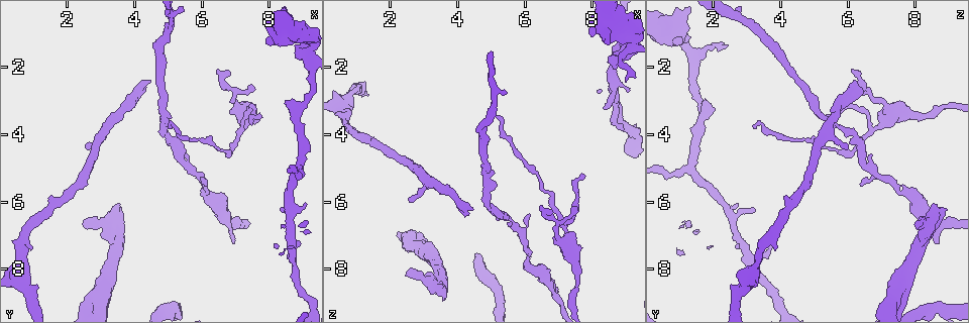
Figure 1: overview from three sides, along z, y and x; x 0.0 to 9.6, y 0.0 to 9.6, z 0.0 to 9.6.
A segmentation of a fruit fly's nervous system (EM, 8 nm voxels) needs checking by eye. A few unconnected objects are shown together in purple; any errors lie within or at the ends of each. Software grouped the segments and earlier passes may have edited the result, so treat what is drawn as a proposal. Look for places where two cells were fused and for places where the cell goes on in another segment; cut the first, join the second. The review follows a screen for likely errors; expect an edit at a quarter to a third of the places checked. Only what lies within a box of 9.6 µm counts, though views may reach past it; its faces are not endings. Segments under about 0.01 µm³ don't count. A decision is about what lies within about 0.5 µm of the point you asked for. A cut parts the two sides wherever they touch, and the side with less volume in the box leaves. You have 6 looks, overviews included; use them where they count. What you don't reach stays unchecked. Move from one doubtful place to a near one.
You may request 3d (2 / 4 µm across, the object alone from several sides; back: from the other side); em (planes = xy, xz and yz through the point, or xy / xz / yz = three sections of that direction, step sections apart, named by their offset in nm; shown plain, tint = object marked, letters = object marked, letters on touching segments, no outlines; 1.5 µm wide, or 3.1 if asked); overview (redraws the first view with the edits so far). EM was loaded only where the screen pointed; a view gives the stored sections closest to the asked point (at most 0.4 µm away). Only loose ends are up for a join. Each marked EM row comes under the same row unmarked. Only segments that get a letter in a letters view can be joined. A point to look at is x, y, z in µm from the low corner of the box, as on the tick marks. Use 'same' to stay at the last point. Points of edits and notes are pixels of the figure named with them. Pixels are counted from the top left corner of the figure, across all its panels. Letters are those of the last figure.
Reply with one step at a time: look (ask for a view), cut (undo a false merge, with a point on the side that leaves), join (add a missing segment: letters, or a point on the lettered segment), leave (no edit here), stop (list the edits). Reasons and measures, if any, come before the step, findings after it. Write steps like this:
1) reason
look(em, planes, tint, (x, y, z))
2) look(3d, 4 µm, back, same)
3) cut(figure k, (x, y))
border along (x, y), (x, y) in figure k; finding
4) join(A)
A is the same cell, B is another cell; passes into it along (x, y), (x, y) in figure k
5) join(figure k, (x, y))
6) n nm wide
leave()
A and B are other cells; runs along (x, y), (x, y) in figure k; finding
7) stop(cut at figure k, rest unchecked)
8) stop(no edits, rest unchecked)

free end
look(3d, 4 µm, (8.45, 3.10, 1.90))

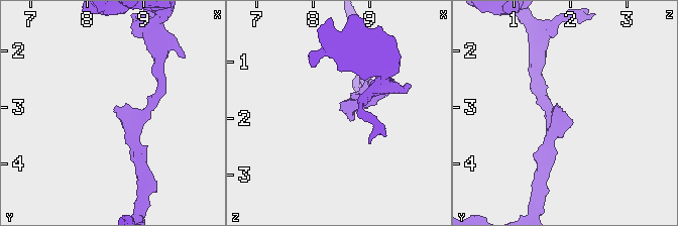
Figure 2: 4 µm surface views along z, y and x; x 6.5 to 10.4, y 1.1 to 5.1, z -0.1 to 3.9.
arms of 200, 220 nm; now the EM
look(em, planes, tint, (8.45, 3.05, 1.85))

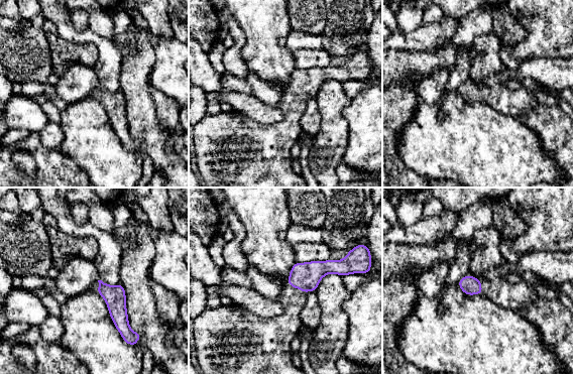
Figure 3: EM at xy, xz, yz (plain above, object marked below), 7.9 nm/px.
look(em, planes, letters, same)

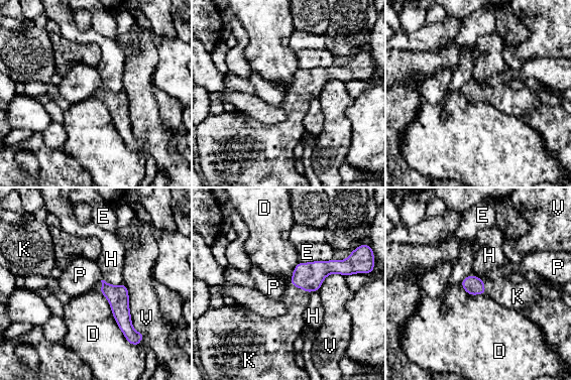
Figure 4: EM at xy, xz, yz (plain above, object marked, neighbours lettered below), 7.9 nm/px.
D touches over 500 nm
join(K)
K is the same cell, D, E, H, P and V are other cells; passes into it along (309, 276), (304, 289), (299, 300) in figure 4; it goes on there

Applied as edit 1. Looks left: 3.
look(overview)

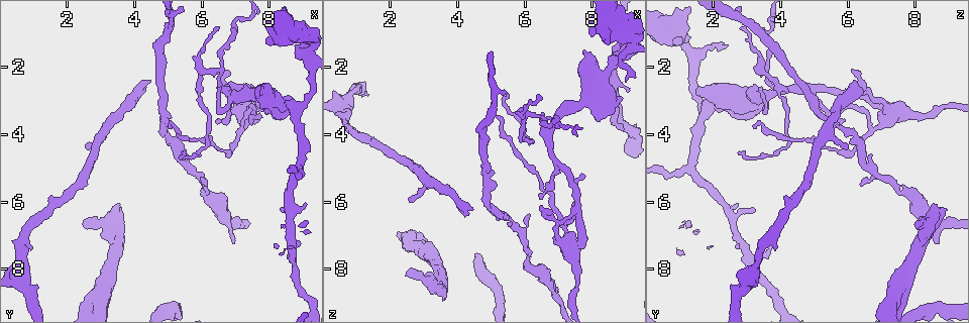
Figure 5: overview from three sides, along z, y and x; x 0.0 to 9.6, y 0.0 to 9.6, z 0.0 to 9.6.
thin end
look(em, planes, letters, (6.45, 2.05, 6.10))

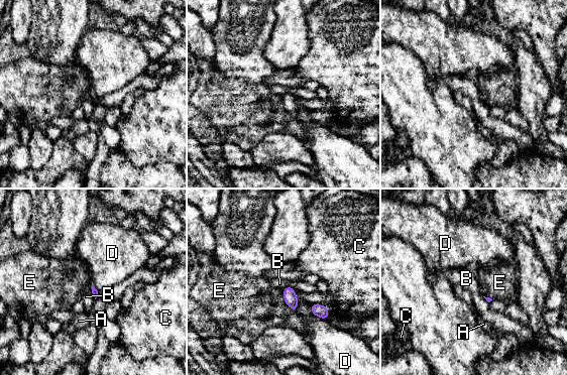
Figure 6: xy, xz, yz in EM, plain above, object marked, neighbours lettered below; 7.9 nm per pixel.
leave()
A, B, C, D and E are other cells; border along (289, 285), (281, 289) in figure 6; no lettered segment goes on from it

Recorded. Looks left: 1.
stop(join at figure 4, rest unchecked)

